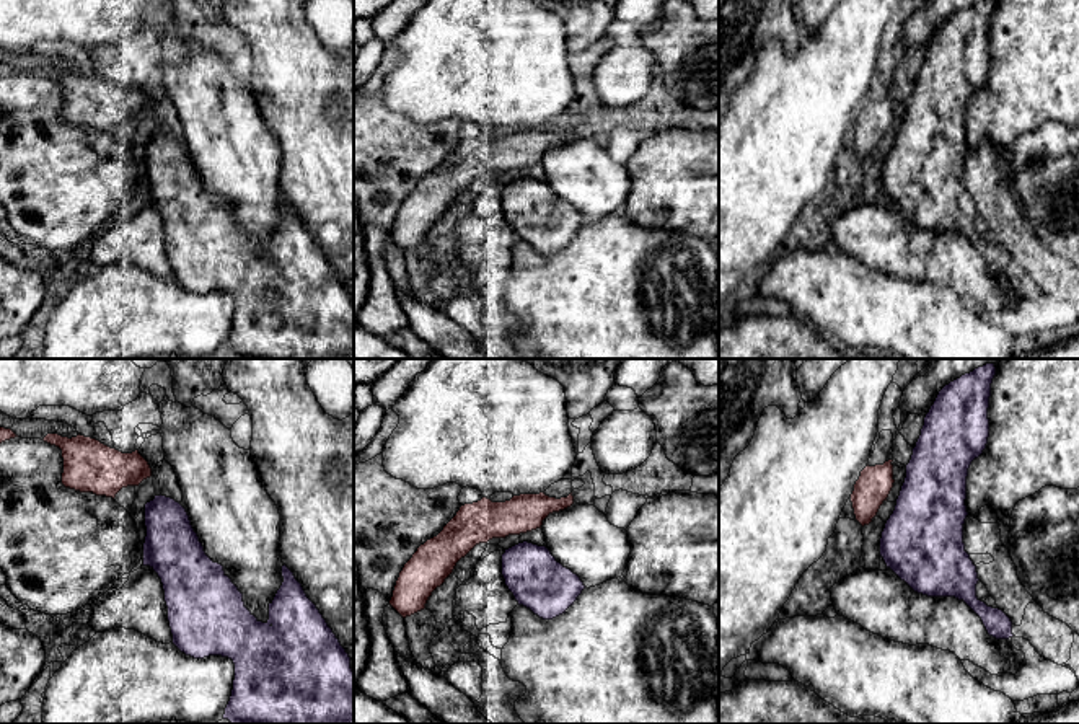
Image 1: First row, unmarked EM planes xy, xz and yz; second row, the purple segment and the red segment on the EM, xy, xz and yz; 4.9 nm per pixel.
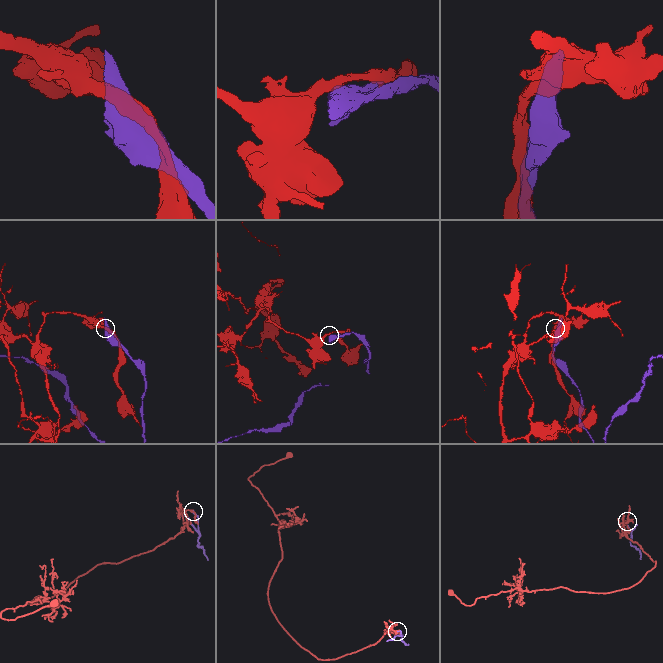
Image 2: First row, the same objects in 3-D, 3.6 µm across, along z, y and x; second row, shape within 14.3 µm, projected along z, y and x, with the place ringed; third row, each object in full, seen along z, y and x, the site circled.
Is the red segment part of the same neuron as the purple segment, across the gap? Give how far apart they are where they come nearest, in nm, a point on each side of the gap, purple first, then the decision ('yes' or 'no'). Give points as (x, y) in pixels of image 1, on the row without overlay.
gap 50 nm; span xz (524, 176), (519, 168); no

